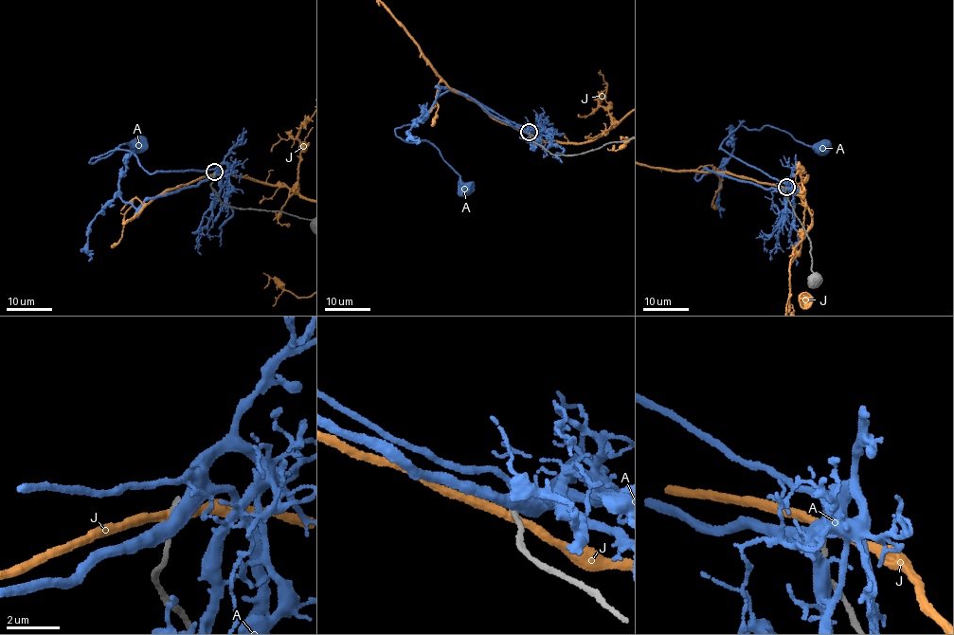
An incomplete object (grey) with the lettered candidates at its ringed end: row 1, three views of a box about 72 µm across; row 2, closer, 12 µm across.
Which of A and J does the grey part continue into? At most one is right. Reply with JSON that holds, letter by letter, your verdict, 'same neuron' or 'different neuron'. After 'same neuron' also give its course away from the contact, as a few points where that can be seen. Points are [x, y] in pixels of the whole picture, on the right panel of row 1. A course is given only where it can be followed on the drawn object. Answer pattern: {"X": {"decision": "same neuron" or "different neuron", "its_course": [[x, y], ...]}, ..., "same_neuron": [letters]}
{"A": {"decision": "different neuron"}, "J": {"decision": "different neuron"}, "same_neuron": []}

